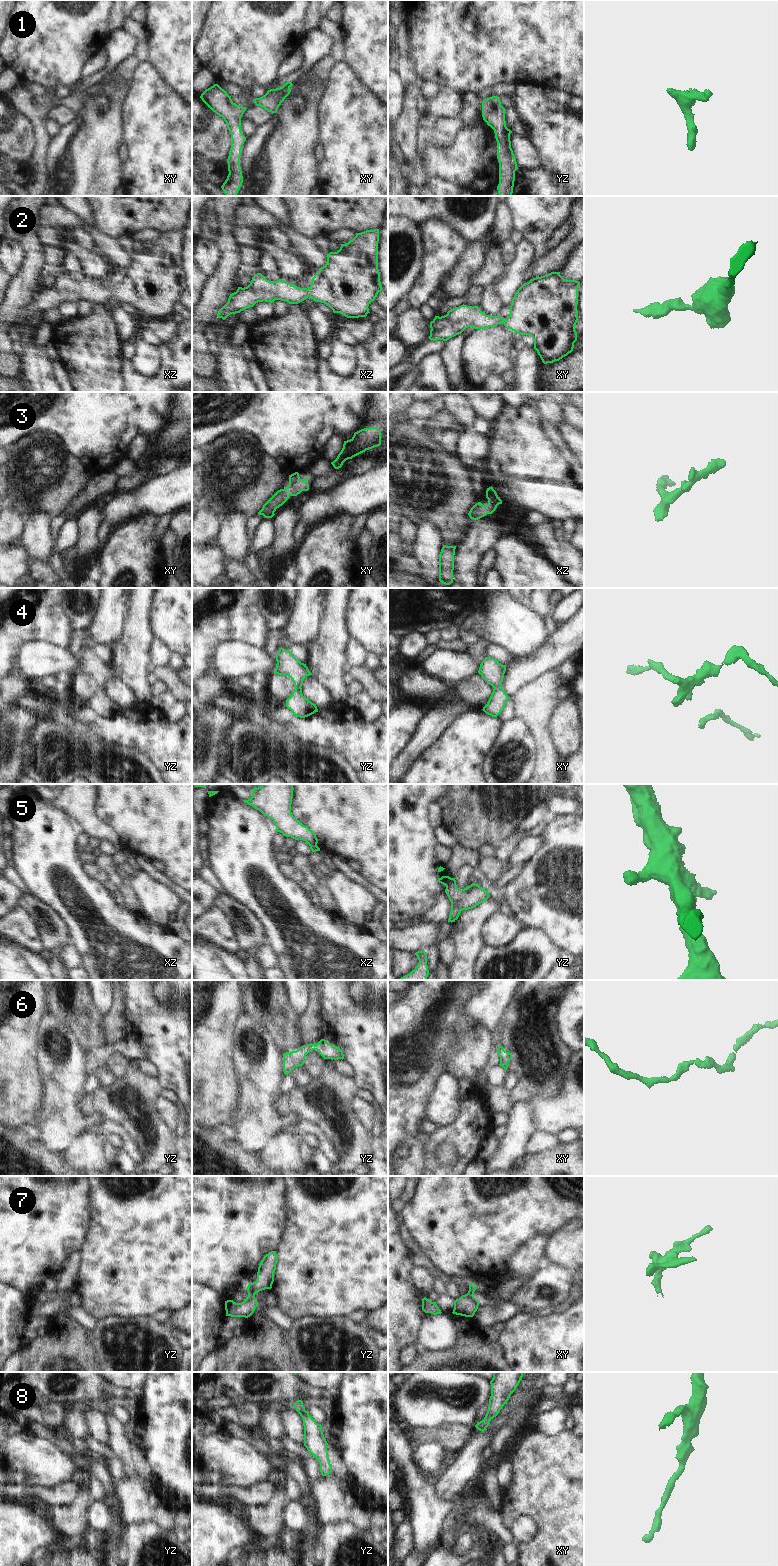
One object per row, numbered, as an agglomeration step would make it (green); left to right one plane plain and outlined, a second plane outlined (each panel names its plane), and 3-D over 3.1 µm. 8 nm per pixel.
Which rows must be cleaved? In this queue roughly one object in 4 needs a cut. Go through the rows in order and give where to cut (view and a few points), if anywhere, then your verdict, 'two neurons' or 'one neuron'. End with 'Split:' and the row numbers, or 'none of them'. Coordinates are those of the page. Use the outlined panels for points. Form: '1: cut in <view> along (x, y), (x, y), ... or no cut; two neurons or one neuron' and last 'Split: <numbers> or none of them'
1: no cut; one neuron
2: no cut; one neuron
3: no cut; one neuron
4: no cut; one neuron
5: no cut; one neuron
6: no cut; one neuron
7: no cut; one neuron
8: no cut; one neuron
Split: none of them

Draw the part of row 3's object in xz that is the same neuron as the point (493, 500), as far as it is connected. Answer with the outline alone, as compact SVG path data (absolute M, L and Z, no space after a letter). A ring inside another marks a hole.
M489 487L486 490L486 498L488 504L484 506L481 502L476 503L469 511L468 515L473 520L478 520L487 514L492 514L499 504L502 504L502 500L497 495L493 487Z

